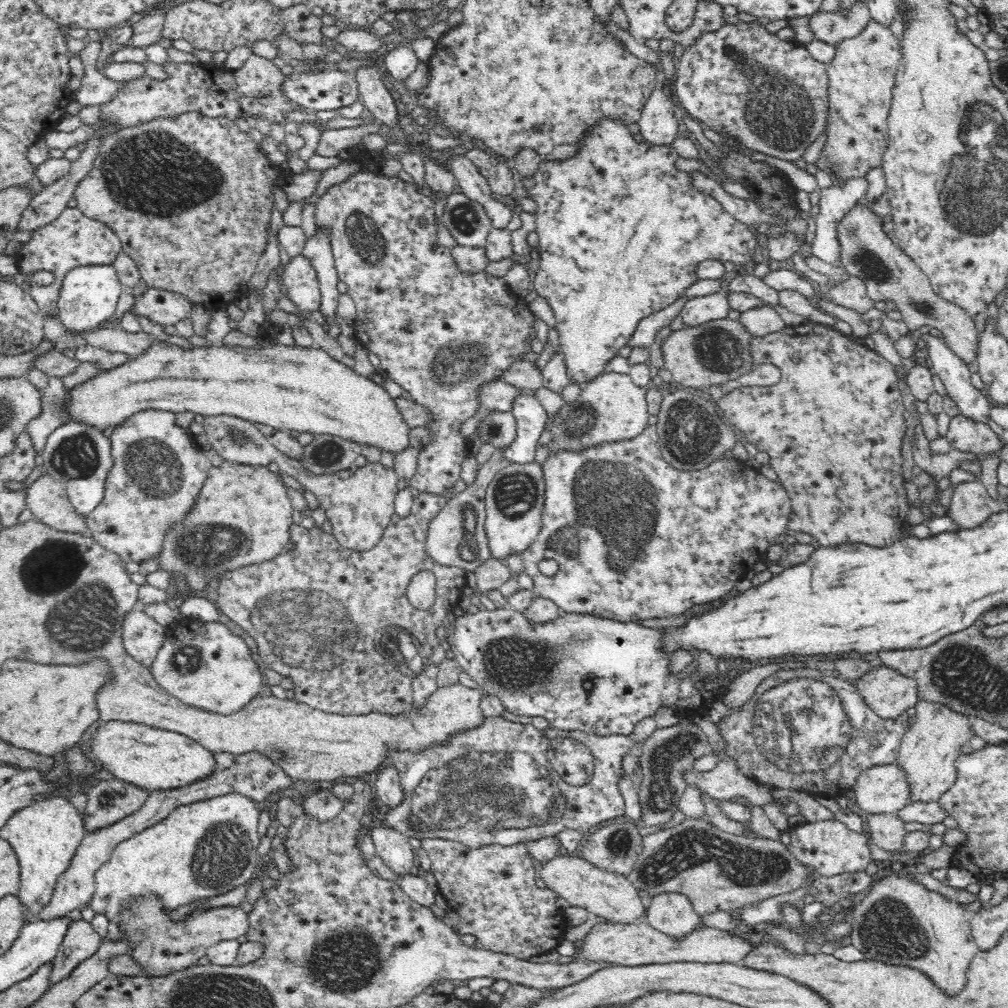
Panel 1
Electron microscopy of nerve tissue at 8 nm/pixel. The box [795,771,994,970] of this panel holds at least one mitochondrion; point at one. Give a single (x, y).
(891, 929)

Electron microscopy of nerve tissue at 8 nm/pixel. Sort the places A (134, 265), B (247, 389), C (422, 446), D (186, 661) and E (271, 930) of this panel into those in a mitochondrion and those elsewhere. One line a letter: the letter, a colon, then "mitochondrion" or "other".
A: other
B: other
C: other
D: mitochondrion
E: other

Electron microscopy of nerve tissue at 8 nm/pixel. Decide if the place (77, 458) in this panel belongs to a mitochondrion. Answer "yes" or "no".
yes

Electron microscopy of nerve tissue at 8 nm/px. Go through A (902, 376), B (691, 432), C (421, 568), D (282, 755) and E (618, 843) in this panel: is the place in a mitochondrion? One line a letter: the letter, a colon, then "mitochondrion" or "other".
A: other
B: mitochondrion
C: other
D: mitochondrion
E: mitochondrion

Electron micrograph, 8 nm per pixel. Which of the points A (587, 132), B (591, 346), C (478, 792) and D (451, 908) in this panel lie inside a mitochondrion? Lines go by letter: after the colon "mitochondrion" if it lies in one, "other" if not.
A: other
B: other
C: mitochondrion
D: other

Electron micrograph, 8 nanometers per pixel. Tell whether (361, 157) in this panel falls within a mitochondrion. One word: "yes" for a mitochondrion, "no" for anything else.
no

